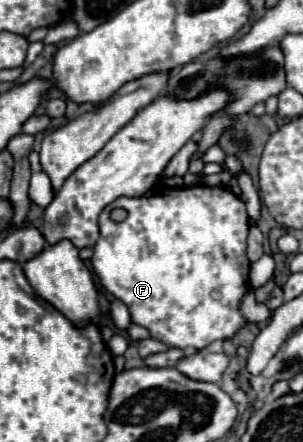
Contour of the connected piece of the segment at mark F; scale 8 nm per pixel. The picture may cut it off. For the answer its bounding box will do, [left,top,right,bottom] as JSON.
[91,185,249,351]

